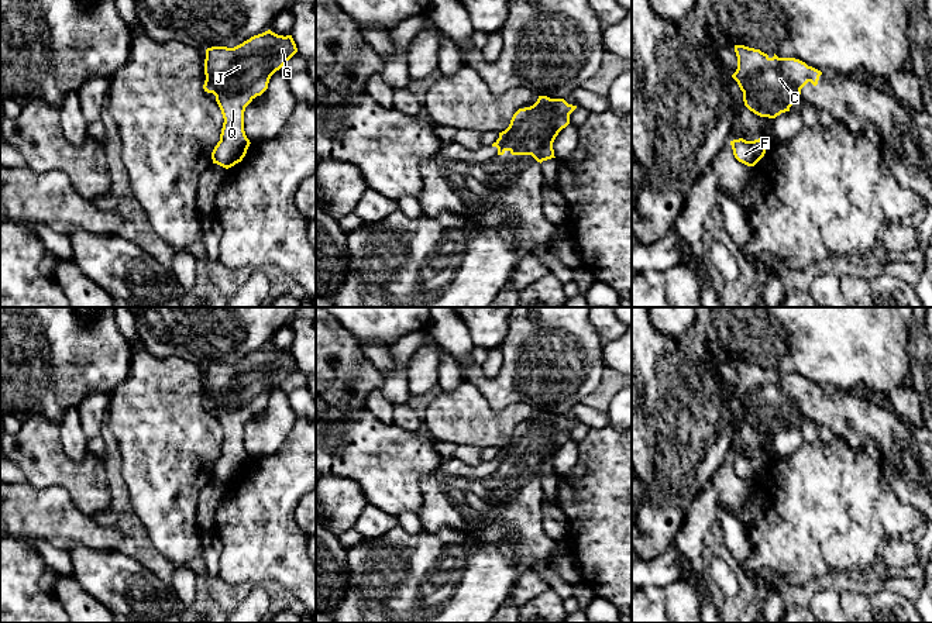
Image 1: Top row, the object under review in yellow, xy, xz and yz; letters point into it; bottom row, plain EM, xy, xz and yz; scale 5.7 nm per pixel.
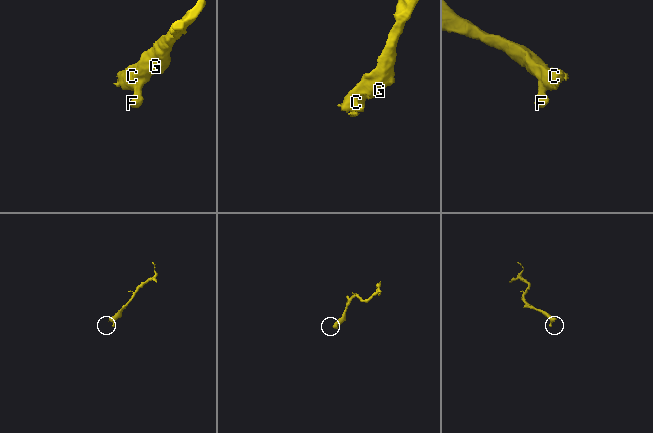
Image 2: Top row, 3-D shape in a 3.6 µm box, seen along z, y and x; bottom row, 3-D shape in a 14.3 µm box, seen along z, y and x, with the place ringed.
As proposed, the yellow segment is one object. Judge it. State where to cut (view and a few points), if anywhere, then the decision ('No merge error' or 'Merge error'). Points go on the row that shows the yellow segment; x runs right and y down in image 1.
No split. No merge error

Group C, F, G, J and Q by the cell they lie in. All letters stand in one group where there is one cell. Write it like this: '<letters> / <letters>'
C F G J Q

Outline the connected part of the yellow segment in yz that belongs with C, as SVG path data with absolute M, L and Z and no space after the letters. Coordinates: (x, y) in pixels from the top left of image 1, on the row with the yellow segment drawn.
M735 45L735 52L737 56L737 69L732 78L743 92L744 106L760 117L775 118L781 113L790 111L790 107L801 94L801 89L808 82L816 86L822 75L821 70L795 58L778 58L775 54L770 58L760 49L744 45Z

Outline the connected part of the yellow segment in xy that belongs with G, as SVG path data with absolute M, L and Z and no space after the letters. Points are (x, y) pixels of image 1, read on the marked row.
M271 30L254 35L234 48L211 47L206 49L203 89L216 96L224 118L220 141L211 152L213 164L228 169L243 161L251 144L244 131L245 107L268 89L271 76L296 52L292 35L278 35Z

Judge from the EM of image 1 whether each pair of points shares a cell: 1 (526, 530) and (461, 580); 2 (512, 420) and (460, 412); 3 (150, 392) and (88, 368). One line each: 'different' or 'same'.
1: different
2: same
3: different

